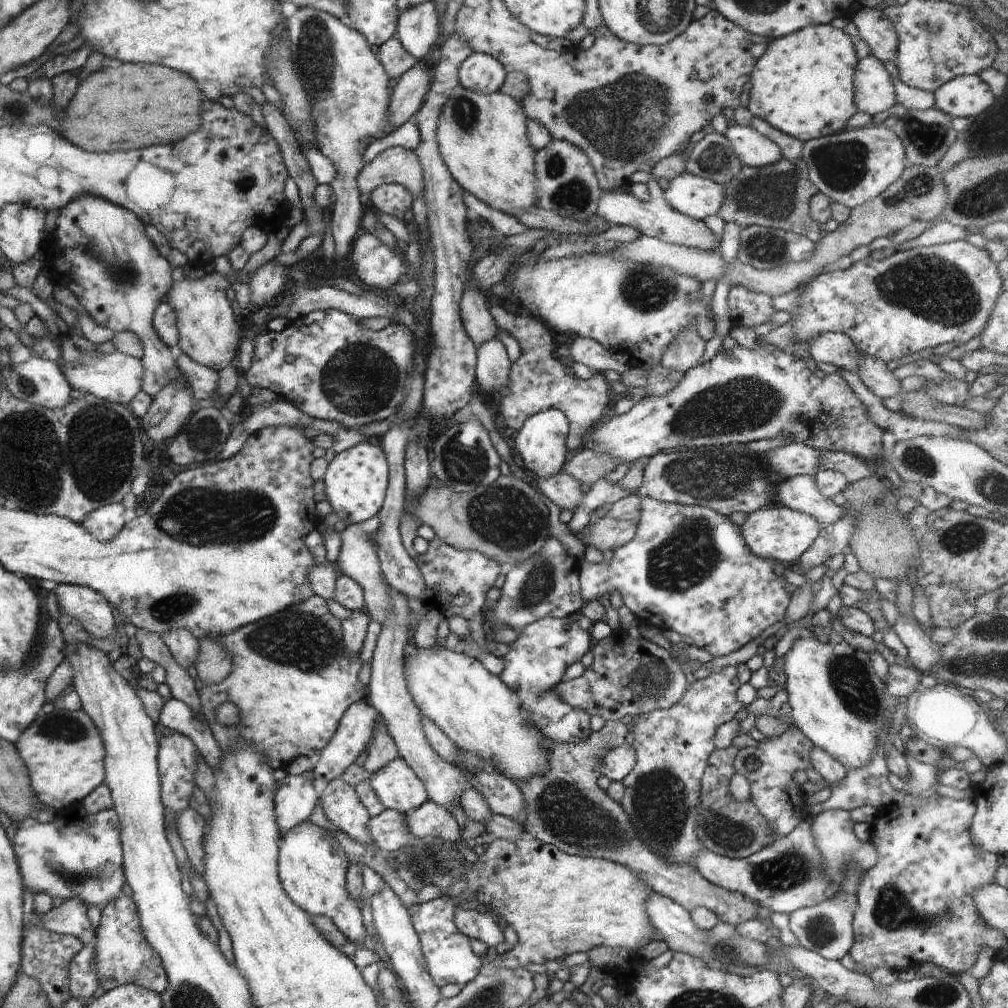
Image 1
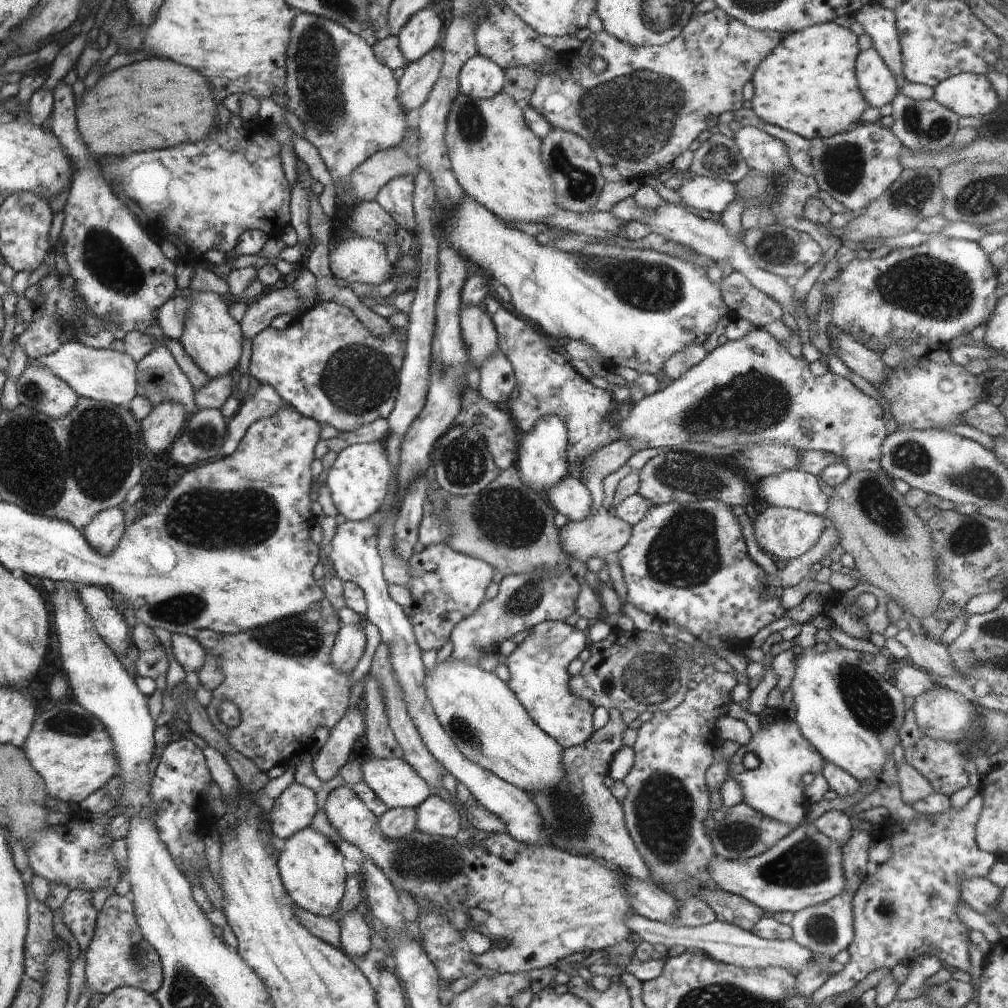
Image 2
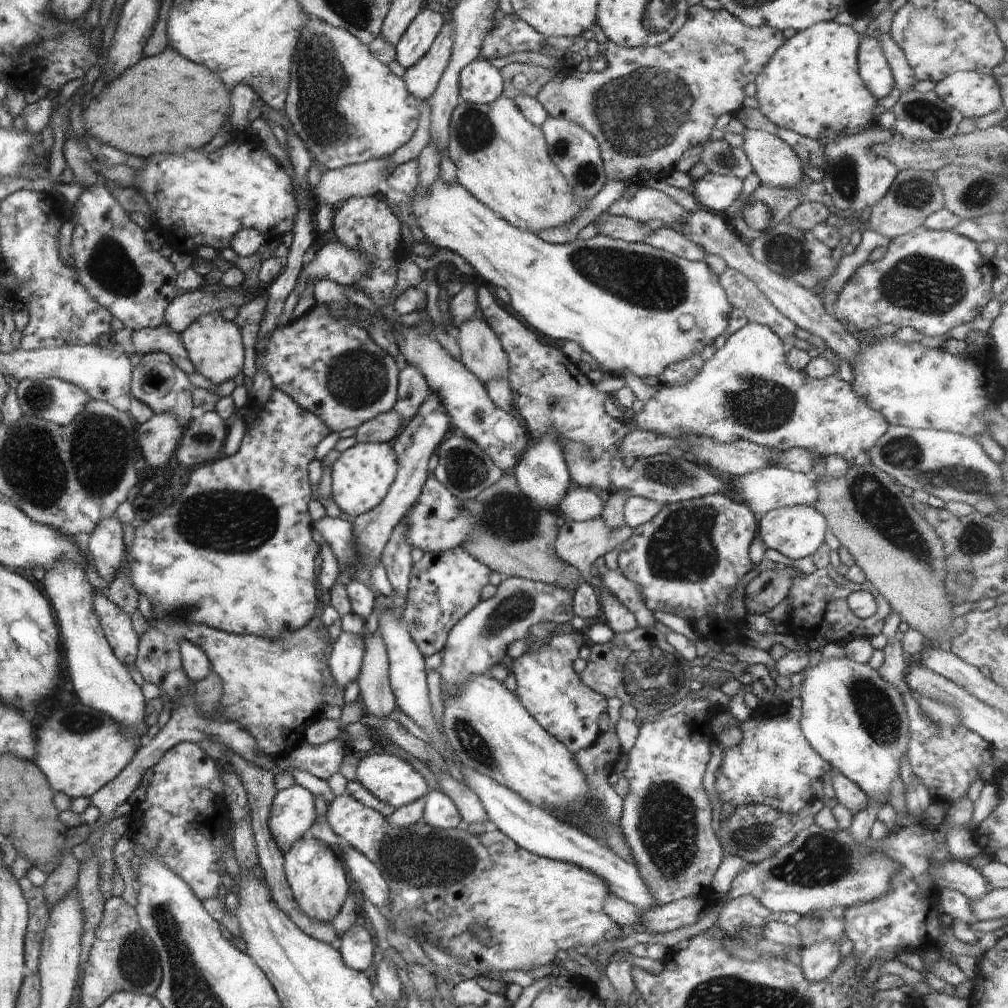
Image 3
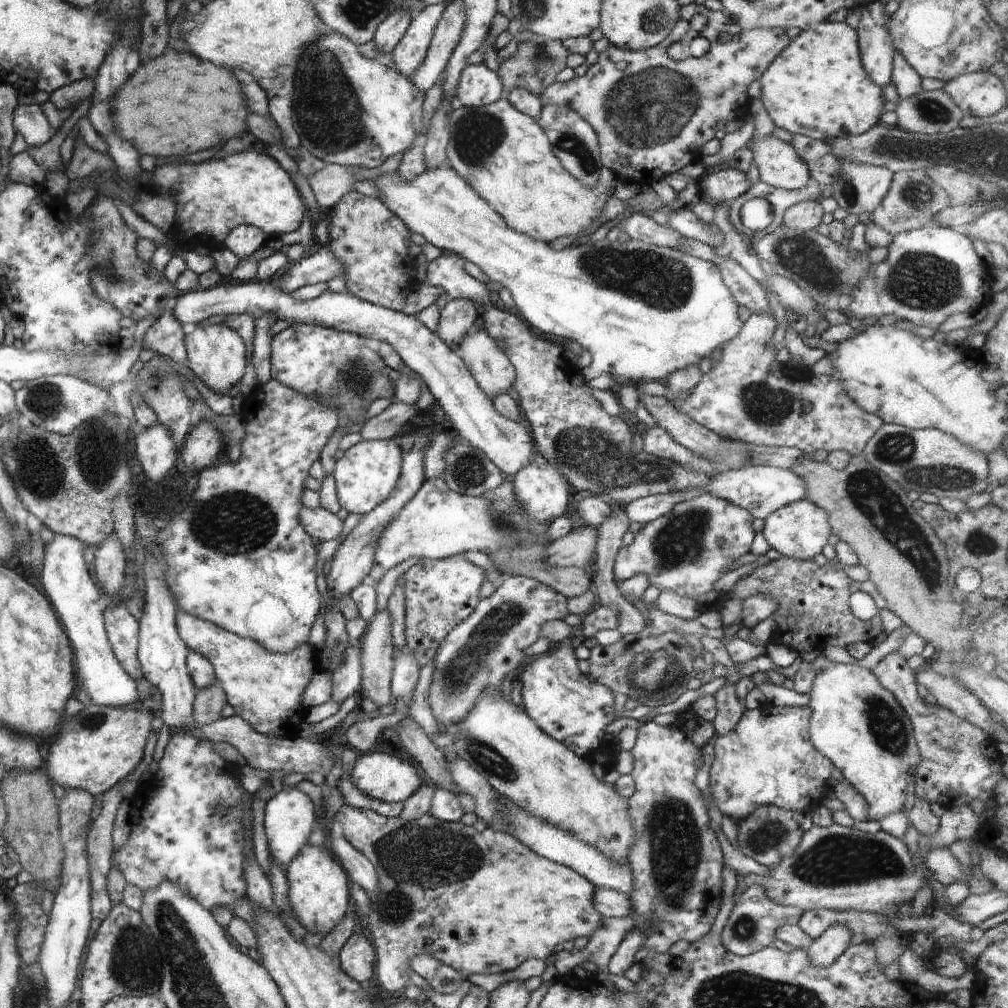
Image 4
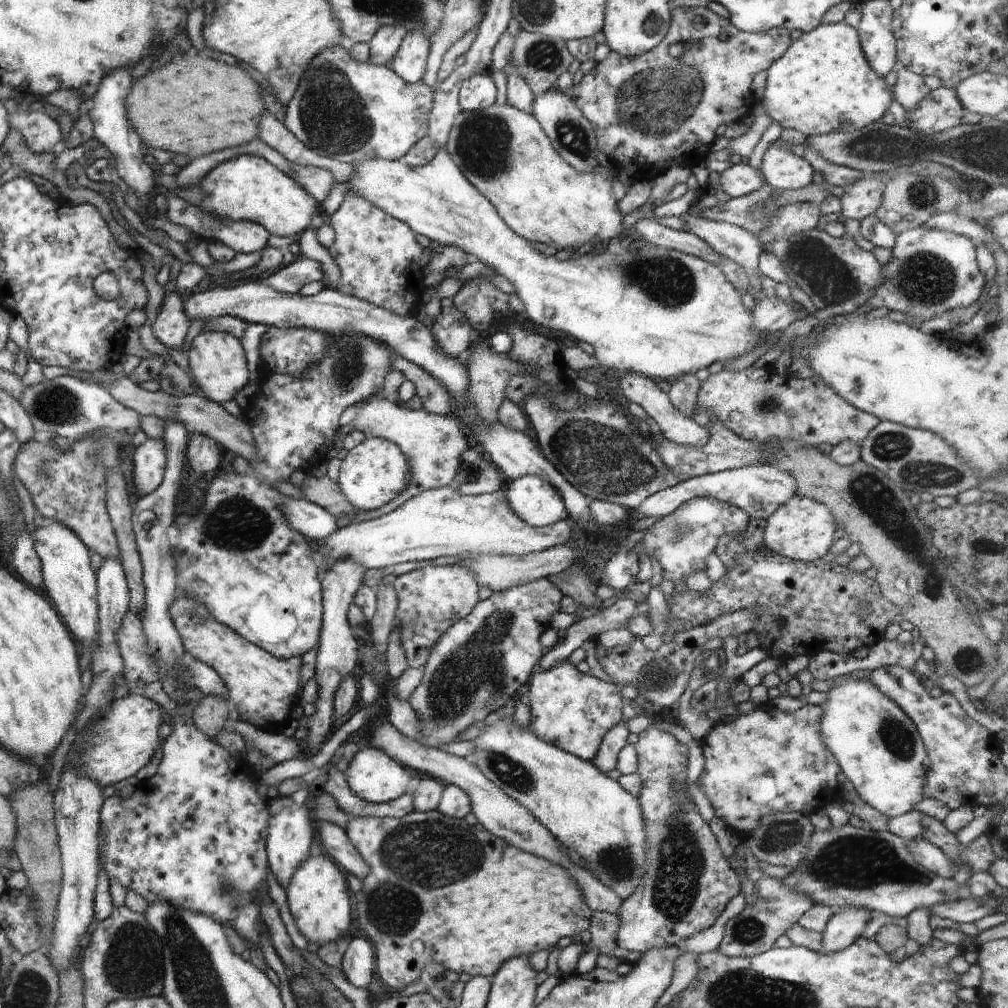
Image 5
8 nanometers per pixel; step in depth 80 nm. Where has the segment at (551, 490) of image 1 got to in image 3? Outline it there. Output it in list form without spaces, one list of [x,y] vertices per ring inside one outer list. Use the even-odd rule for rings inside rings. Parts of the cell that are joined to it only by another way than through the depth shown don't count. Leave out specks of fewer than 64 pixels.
[[[578,486],[570,487],[559,506],[558,513],[566,514],[573,521],[601,518],[604,508],[598,494]]]

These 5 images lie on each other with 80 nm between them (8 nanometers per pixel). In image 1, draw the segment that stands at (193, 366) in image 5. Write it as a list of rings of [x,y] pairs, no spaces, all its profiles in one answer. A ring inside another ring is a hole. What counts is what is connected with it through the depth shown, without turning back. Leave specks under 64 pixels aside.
[[[209,269],[204,278],[189,280],[186,277],[185,280],[174,282],[164,299],[174,308],[174,314],[176,314],[177,350],[207,368],[228,366],[238,359],[242,339],[232,304],[226,296],[229,286],[228,280],[222,274]]]

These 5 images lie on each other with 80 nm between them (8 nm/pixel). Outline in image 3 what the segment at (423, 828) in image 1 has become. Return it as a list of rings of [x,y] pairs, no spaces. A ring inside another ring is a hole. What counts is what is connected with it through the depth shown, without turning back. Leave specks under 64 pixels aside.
[[[429,789],[425,796],[423,819],[437,829],[456,829],[462,820],[455,802],[438,789]]]

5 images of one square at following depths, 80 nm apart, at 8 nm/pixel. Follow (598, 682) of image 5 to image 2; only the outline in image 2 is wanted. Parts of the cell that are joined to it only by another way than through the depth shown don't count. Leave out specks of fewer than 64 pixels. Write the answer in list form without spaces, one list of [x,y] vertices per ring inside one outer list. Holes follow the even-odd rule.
[[[550,621],[536,624],[516,649],[503,658],[510,671],[507,686],[514,692],[530,719],[542,732],[556,740],[563,749],[585,744],[594,734],[594,706],[580,700],[568,688],[570,663],[586,649],[586,633],[575,628],[572,621]]]

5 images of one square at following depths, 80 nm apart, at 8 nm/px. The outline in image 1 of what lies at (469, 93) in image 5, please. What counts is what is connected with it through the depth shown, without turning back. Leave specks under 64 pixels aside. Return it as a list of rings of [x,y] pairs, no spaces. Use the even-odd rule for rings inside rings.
[[[473,53],[460,66],[459,84],[473,92],[494,93],[504,84],[507,73],[496,58],[488,54]]]

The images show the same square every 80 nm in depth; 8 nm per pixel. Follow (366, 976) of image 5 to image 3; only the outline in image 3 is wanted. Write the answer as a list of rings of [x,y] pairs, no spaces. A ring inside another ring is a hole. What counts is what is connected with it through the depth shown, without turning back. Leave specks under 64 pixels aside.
[[[361,922],[354,924],[341,936],[340,943],[338,951],[347,967],[361,973],[372,967],[372,960],[378,947],[368,925]]]

